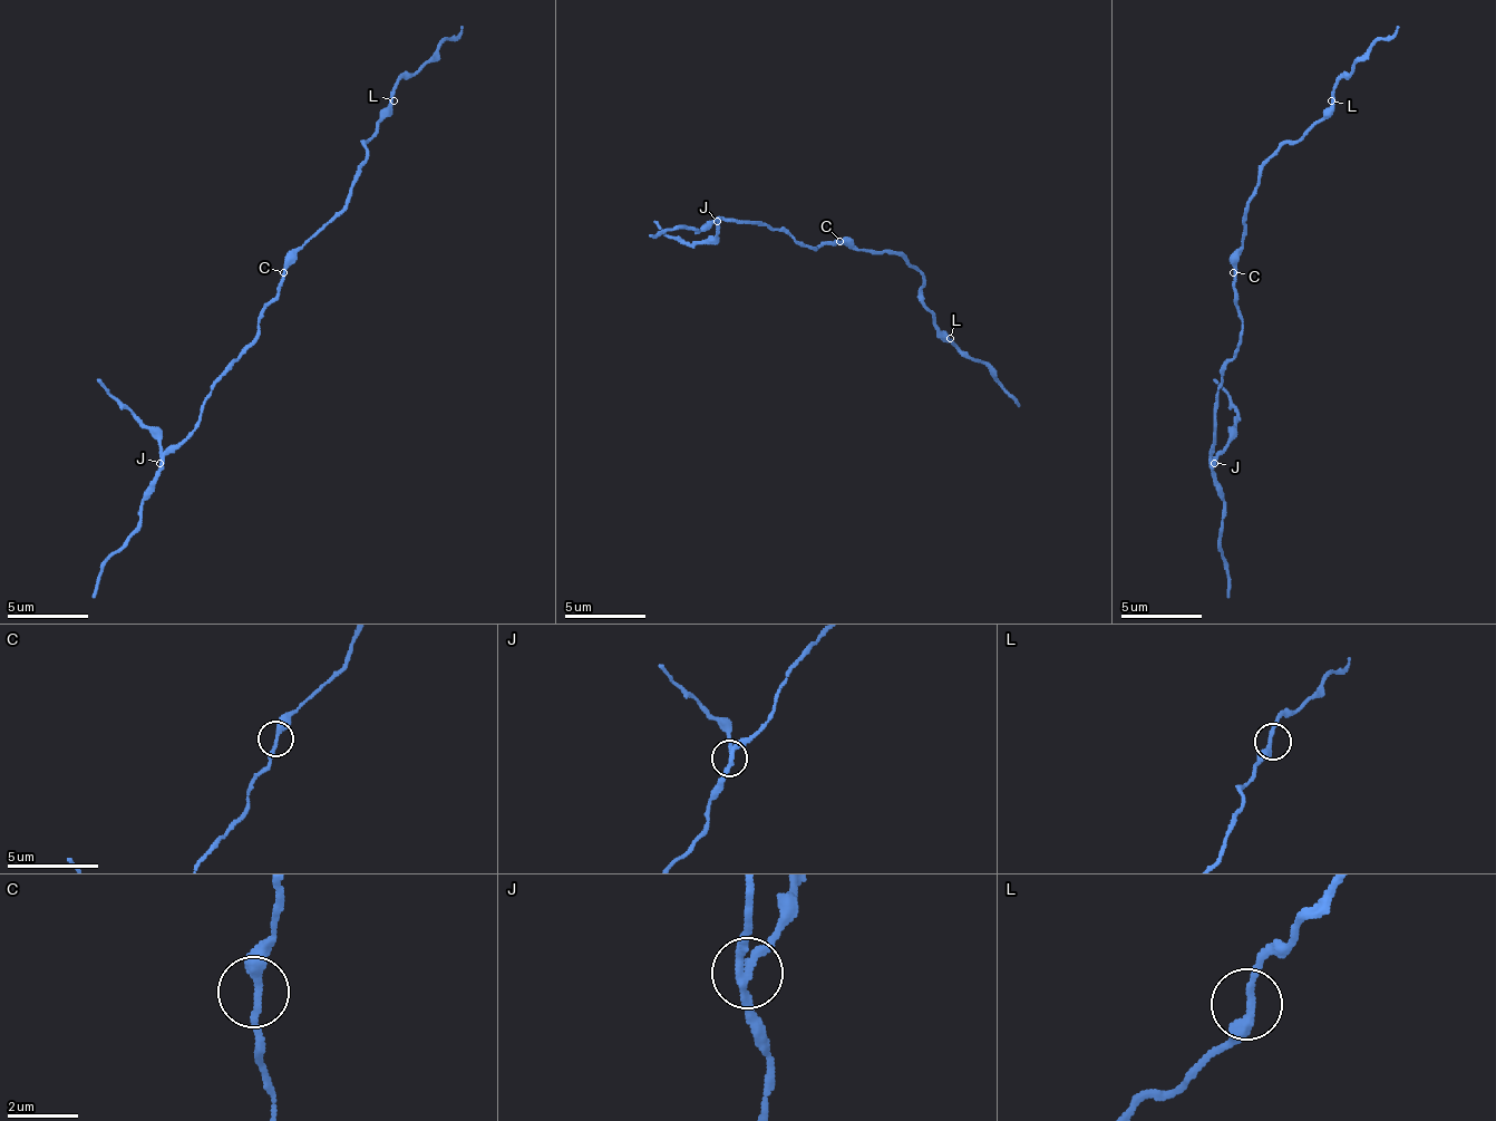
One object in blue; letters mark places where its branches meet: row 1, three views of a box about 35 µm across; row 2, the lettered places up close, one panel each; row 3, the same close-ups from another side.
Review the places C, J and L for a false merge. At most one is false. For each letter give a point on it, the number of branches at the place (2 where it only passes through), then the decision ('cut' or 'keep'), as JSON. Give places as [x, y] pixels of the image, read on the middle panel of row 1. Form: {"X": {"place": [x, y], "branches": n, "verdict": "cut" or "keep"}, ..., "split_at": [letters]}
{"C": {"place": [839, 241], "branches": 2, "verdict": "keep"}, "J": {"place": [717, 221], "branches": 3, "verdict": "cut"}, "L": {"place": [950, 338], "branches": 2, "verdict": "keep"}, "split_at": ["J"]}

